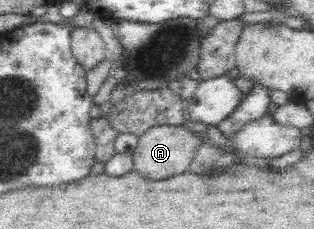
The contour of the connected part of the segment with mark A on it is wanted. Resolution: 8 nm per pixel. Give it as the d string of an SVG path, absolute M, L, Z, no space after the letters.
M150 126L140 137L131 153L133 171L149 180L163 180L190 170L194 150L203 136L191 131L187 126Z

